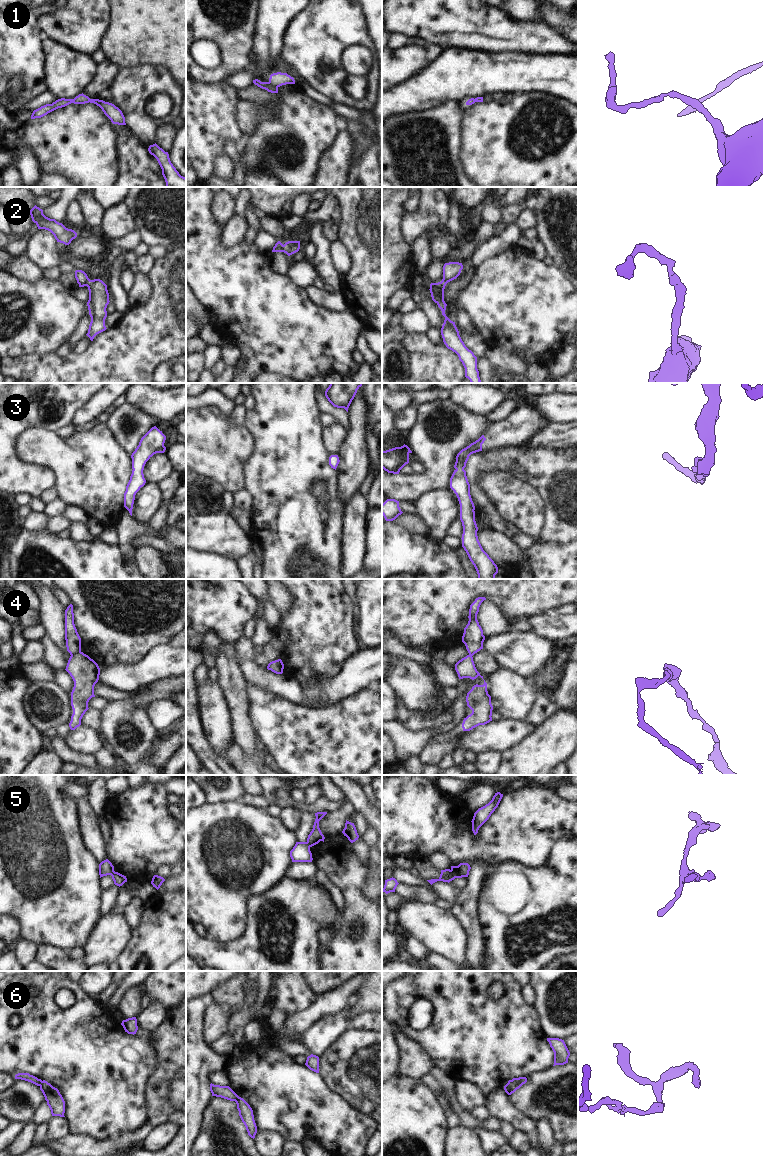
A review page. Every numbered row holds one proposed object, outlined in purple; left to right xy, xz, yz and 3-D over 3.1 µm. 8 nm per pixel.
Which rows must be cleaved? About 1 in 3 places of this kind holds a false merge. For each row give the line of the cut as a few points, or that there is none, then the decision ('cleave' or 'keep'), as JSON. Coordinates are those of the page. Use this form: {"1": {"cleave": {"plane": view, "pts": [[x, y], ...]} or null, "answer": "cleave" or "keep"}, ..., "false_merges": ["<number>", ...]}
{"1": {"cleave": {"plane": "xz", "pts": [[267, 82], [277, 87]]}, "answer": "cleave"}, "2": {"cleave": null, "answer": "keep"}, "3": {"cleave": null, "answer": "keep"}, "4": {"cleave": {"plane": "xy", "pts": [[80, 651], [71, 655]]}, "answer": "cleave"}, "5": {"cleave": {"plane": "yz", "pts": [[450, 870], [457, 877]]}, "answer": "cleave"}, "6": {"cleave": {"plane": "xy", "pts": [[42, 1081], [39, 1085]]}, "answer": "cleave"}, "false_merges": ["1", "4", "5", "6"]}

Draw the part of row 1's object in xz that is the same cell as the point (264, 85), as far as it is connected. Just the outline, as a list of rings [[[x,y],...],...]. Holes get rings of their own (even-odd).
[[[255,79],[255,80],[253,80],[253,83],[255,85],[257,85],[258,87],[267,90],[268,92],[278,93],[278,87],[275,87],[275,86],[269,84],[268,82],[261,82],[260,80]]]

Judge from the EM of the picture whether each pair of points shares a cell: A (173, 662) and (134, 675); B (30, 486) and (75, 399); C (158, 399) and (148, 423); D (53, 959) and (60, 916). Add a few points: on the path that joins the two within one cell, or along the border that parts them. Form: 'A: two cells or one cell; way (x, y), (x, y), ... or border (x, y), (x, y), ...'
A: one cell; way (163, 663), (144, 674)
B: one cell; way (10, 455), (10, 435), (21, 424), (51, 424)
C: two cells; border (130, 404), (142, 409), (155, 420)
D: two cells; border (38, 945), (53, 945), (67, 952)

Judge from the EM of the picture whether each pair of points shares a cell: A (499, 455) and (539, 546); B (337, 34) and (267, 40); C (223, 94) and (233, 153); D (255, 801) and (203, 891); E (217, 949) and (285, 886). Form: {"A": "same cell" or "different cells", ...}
{"A": "different cells", "B": "different cells", "C": "different cells", "D": "different cells", "E": "same cell"}

